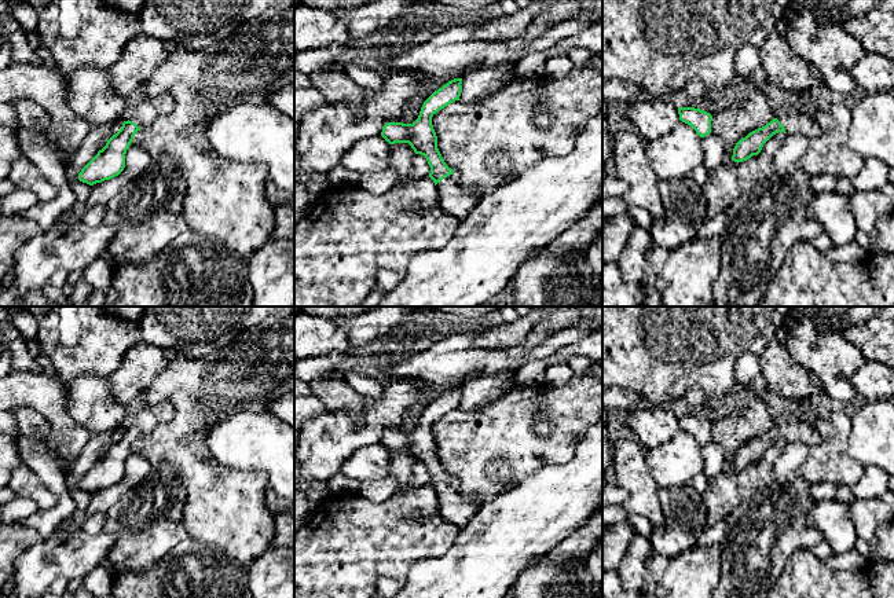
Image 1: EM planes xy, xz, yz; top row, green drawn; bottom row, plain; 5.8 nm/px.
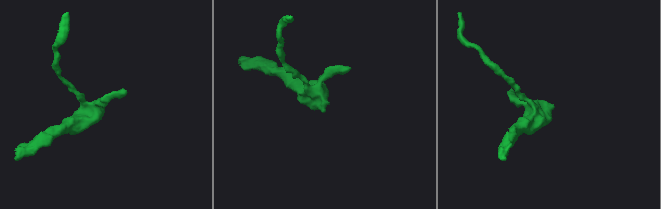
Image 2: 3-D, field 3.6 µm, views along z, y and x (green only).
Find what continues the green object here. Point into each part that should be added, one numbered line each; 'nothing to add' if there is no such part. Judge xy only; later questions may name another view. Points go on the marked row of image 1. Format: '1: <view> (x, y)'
1: xy (151, 107)

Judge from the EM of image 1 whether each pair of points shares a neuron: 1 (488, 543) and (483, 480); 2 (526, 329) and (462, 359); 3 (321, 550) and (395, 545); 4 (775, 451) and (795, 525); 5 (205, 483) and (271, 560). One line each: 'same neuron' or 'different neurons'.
1: different neurons
2: different neurons
3: same neuron
4: different neurons
5: different neurons

